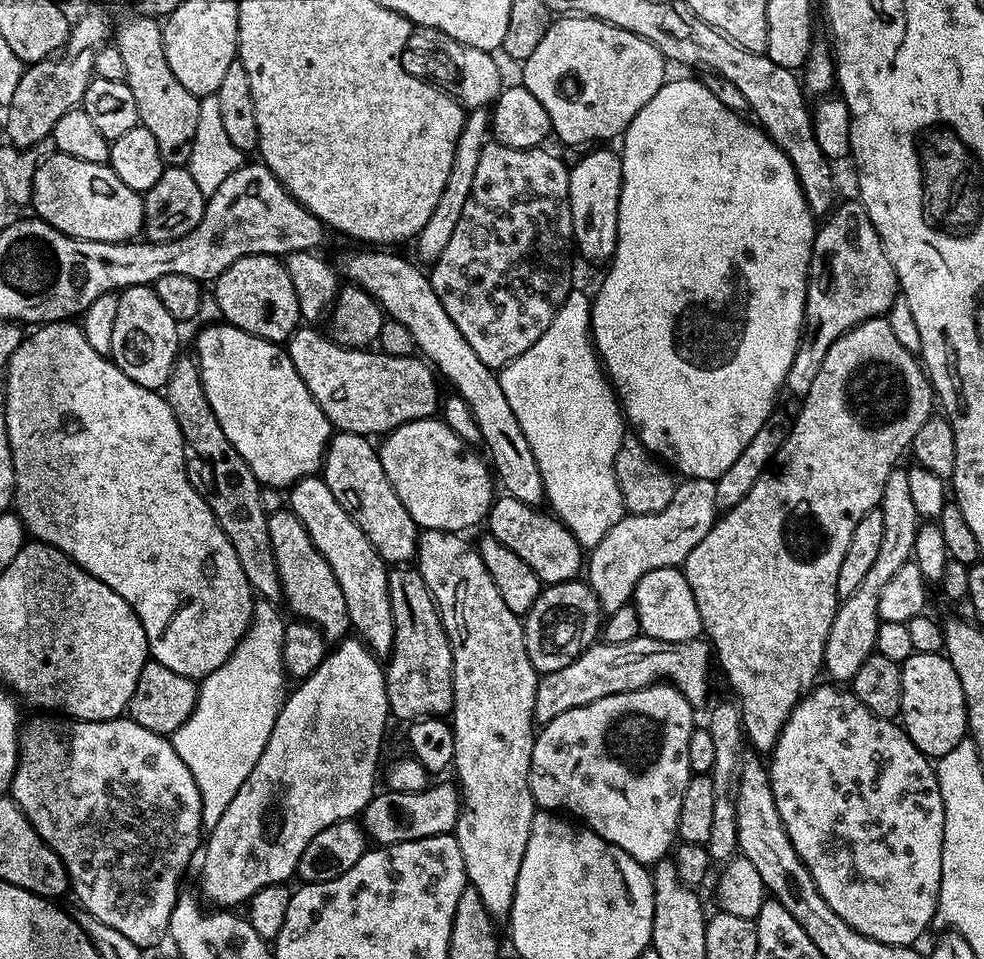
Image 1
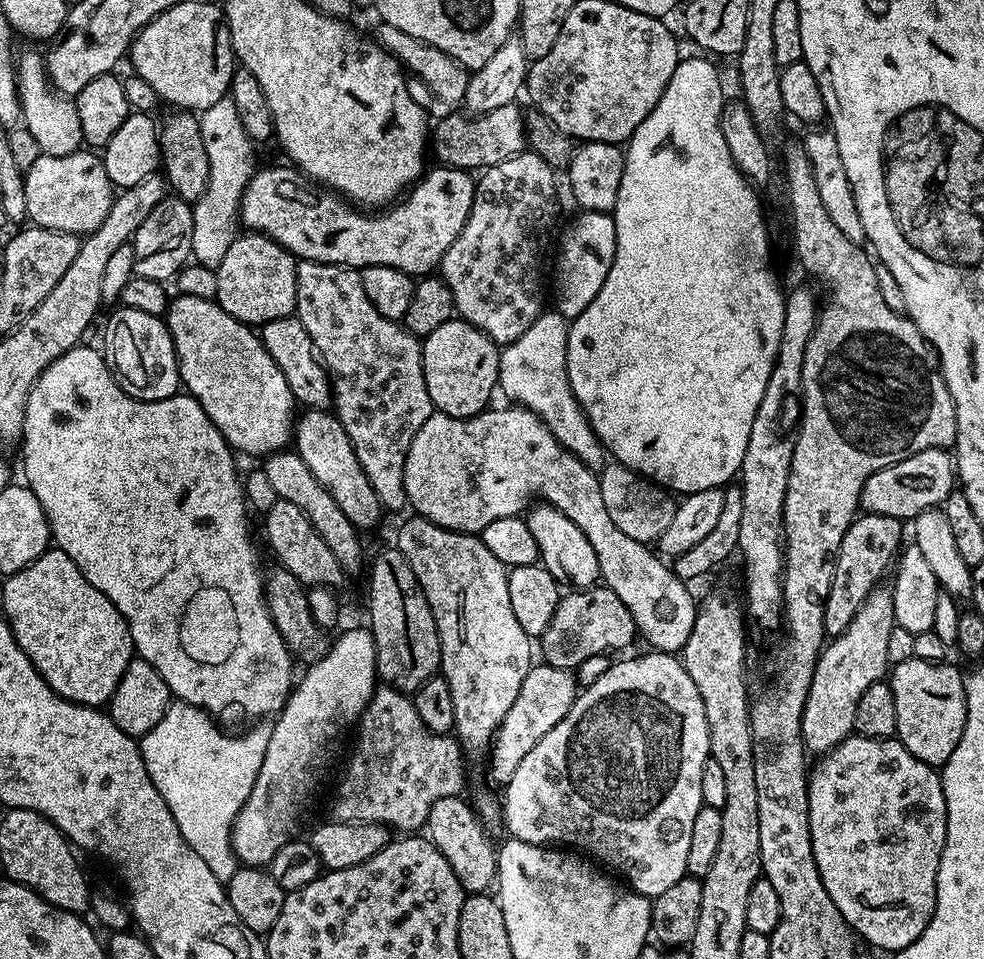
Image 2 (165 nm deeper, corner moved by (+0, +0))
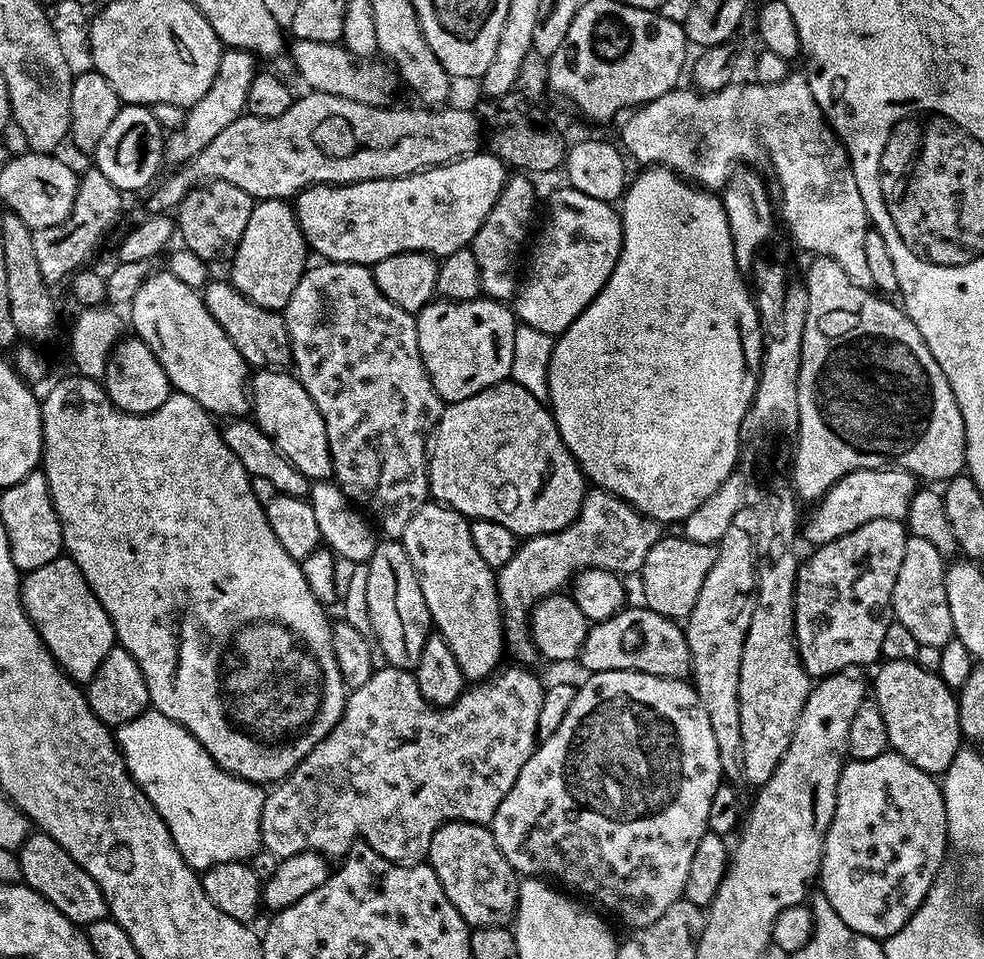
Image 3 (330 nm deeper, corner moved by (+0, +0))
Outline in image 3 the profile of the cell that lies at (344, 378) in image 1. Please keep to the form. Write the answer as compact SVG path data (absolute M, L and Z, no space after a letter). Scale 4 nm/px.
M209 279L202 289L202 295L206 310L210 310L214 322L226 330L226 338L238 346L238 354L242 354L249 366L256 370L284 370L289 367L292 358L290 338L279 311L250 302L227 279Z

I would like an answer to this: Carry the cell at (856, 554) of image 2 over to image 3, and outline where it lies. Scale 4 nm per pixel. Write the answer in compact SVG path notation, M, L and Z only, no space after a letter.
M878 518L866 522L866 526L858 526L858 530L850 530L850 534L842 534L842 538L834 538L834 542L819 545L813 556L805 560L803 557L796 570L794 630L796 649L809 676L833 676L836 672L855 669L855 664L875 665L881 659L882 638L886 629L894 623L894 582L898 582L898 569L902 567L902 557L906 555L909 535L905 521Z

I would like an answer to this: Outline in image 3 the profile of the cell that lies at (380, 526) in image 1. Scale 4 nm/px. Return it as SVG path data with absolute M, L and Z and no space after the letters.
M260 370L250 380L250 412L254 422L278 446L278 450L302 474L306 474L309 482L327 481L332 476L332 459L330 458L330 438L326 438L326 422L322 414L318 414L318 406L314 406L314 398L306 394L295 375L288 370Z

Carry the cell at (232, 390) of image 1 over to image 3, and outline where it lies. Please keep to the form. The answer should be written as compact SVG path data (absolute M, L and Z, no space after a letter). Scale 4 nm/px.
M166 270L153 271L130 305L135 335L158 358L175 391L198 402L213 417L244 418L250 412L250 366L238 354L238 346L226 338L226 330L214 322L197 289L178 282Z

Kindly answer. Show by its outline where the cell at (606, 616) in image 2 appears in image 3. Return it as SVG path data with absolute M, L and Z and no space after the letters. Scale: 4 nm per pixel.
M625 606L610 618L595 621L586 634L578 664L588 674L626 670L654 674L671 680L685 679L691 673L692 659L683 627L677 621L668 620L647 606L639 607Z

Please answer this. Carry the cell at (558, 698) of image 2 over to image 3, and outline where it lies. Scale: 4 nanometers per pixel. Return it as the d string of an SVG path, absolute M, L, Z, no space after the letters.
M391 666L377 667L373 671L372 677L363 686L351 689L347 693L342 718L338 718L334 730L330 730L330 734L326 734L326 738L322 738L322 742L318 742L318 746L314 746L314 750L310 750L306 759L265 795L262 818L260 819L262 848L277 858L302 854L303 852L318 852L325 858L333 858L332 856L340 858L347 853L354 842L360 841L371 846L378 854L382 854L382 858L393 860L396 864L419 864L427 857L434 832L444 823L450 823L452 820L465 820L467 823L491 825L498 806L502 806L502 798L506 798L506 794L510 794L518 774L522 774L522 766L526 766L526 762L538 747L536 727L546 689L545 682L540 681L532 673L531 667L512 667L516 668L501 667L488 679L481 680L475 686L469 687L458 698L458 702L445 708L435 708L433 704L422 698L415 675L409 669Z

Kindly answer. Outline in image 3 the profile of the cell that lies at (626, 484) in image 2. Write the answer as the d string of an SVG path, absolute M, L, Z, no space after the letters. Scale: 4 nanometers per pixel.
M589 487L576 520L557 532L527 537L517 547L514 558L496 572L496 593L500 595L500 615L504 622L504 643L513 661L524 666L538 660L532 641L532 607L542 598L559 593L572 577L588 568L601 568L617 574L639 573L654 542L662 538L657 520L642 515L638 509L605 488Z

